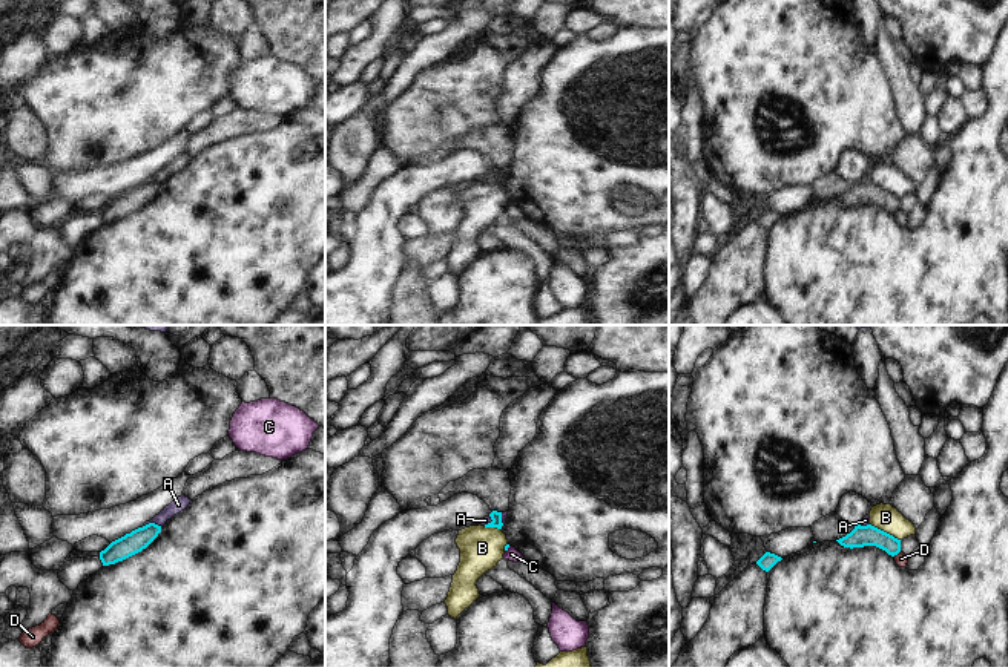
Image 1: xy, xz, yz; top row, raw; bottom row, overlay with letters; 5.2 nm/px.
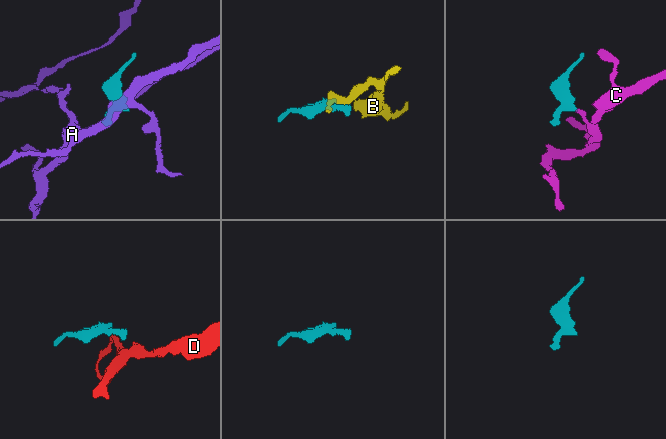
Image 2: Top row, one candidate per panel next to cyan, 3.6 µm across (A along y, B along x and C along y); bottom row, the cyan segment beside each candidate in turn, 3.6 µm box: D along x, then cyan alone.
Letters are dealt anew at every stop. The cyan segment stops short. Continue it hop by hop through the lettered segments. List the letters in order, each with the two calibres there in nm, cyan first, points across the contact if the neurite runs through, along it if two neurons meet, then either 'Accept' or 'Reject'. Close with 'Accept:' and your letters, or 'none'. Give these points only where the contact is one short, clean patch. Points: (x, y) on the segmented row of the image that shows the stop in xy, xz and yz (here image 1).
A: Thickness 120 nm (cyan) against 70 nm. Boundary: xy (144, 525), (155, 523), (161, 526). Reject
B: Thickness 110 nm (cyan) against 140 nm. Reject
C: Thickness 20 nm (cyan) against 70 nm. Boundary: xz (510, 546), (505, 551). Reject
D: Thickness 110 nm (cyan) against 70 nm. Boundary: yz (899, 551), (893, 555). Reject
Accept: none

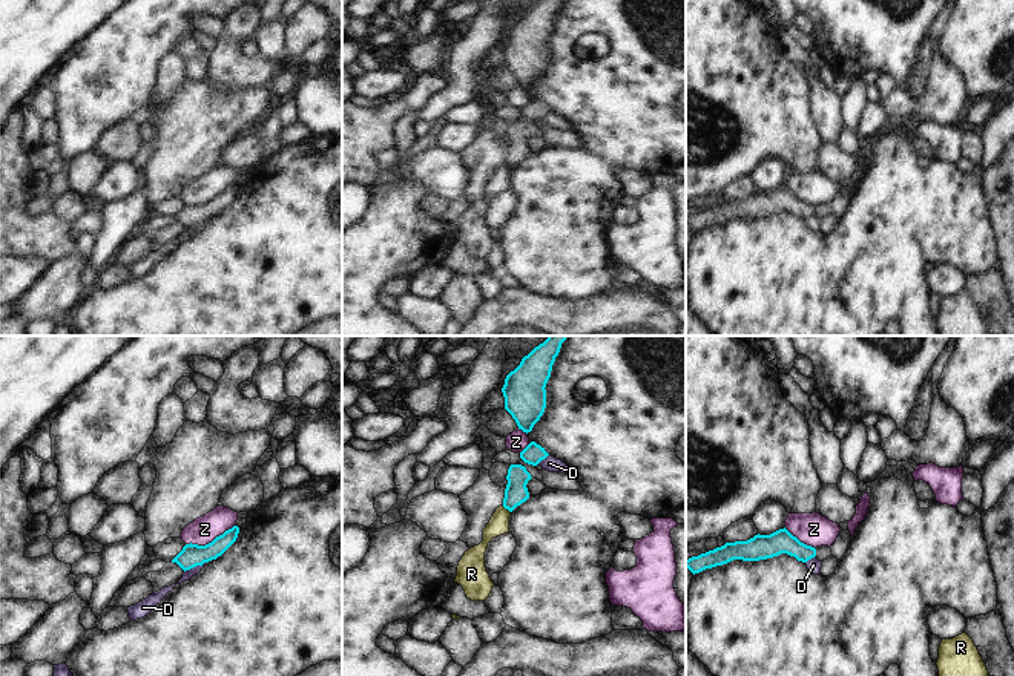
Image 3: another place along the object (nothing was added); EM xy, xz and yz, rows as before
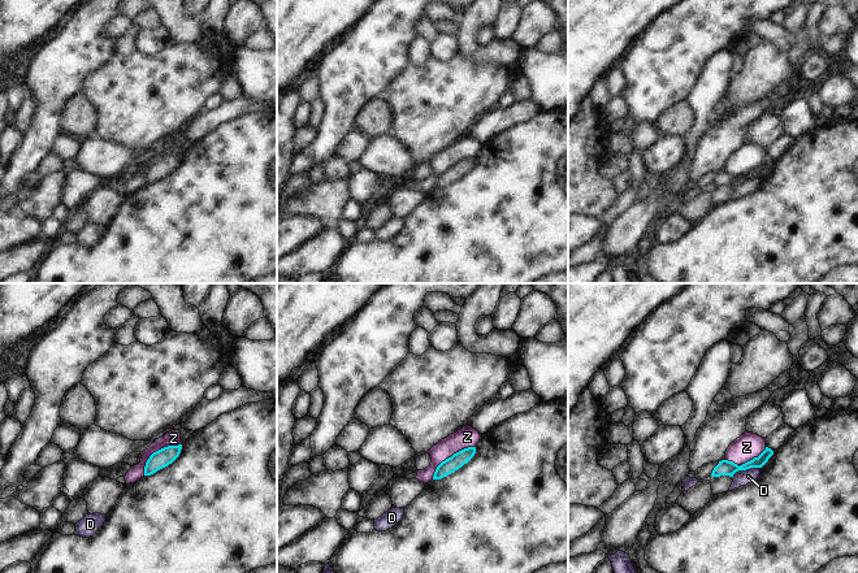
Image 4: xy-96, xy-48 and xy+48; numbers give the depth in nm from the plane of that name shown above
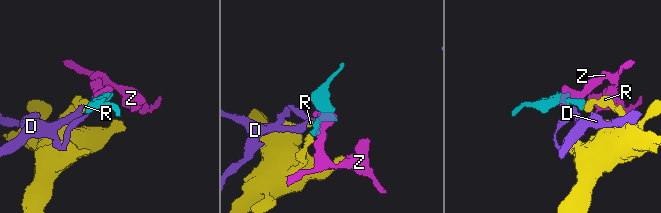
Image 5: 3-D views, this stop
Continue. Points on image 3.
D: Thickness 120 nm (cyan) against 50 nm. Boundary: xy (207, 561), (184, 572). Reject
R: Thickness 120 nm (cyan) against 110 nm. Boundary: xz (502, 506), (510, 512). Reject
Z: Thickness 120 nm (cyan) against 140 nm. Reject
Accept: none

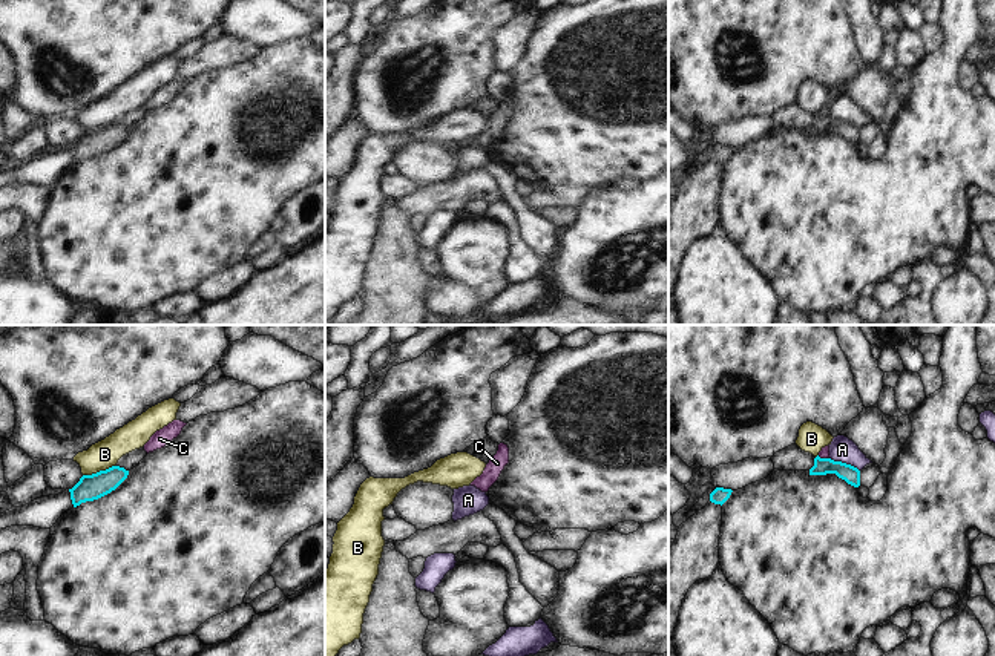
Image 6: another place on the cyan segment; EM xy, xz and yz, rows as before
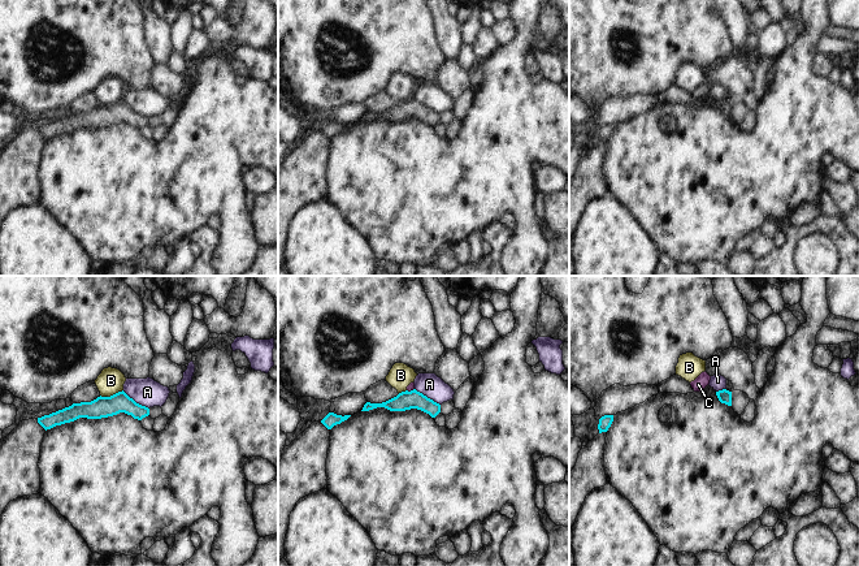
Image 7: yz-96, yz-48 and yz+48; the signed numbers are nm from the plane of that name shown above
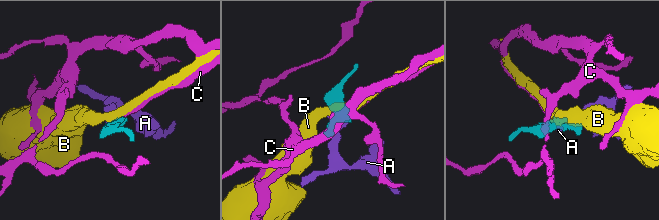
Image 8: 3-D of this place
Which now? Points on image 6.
A: Thickness 90 nm (cyan) against 130 nm. Reject
B: Thickness 140 nm (cyan) against 150 nm. Boundary: xy (114, 465), (83, 475). Reject
C: Thickness 90 nm (cyan) against 50 nm. Boundary: yz (817, 455), (828, 459). Reject
Accept: none

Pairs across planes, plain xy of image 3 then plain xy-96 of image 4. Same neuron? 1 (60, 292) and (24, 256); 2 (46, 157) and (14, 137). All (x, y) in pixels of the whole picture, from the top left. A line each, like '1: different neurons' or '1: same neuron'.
1: same neuron
2: same neuron

